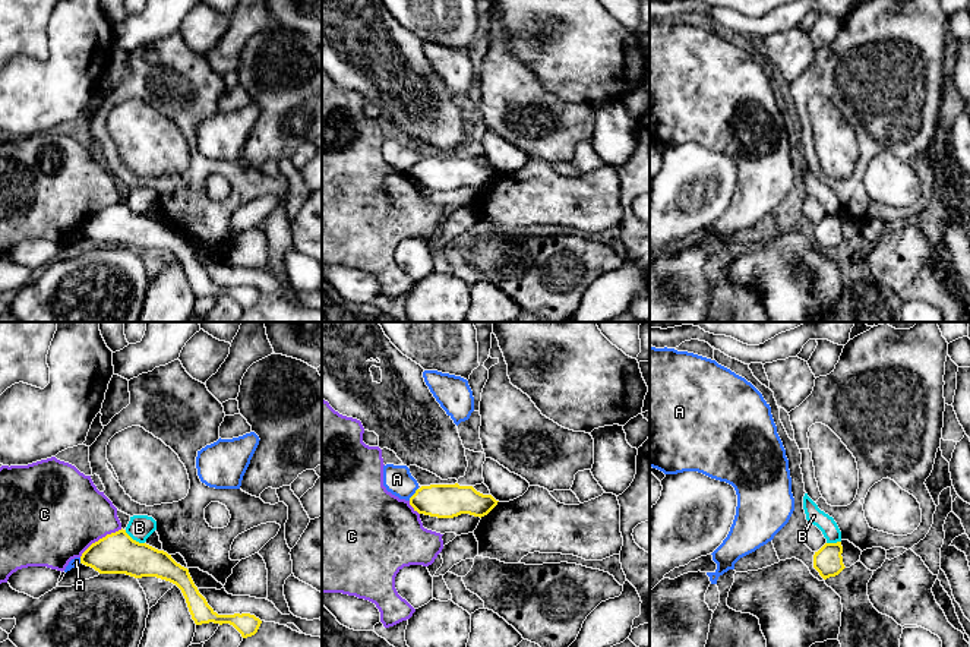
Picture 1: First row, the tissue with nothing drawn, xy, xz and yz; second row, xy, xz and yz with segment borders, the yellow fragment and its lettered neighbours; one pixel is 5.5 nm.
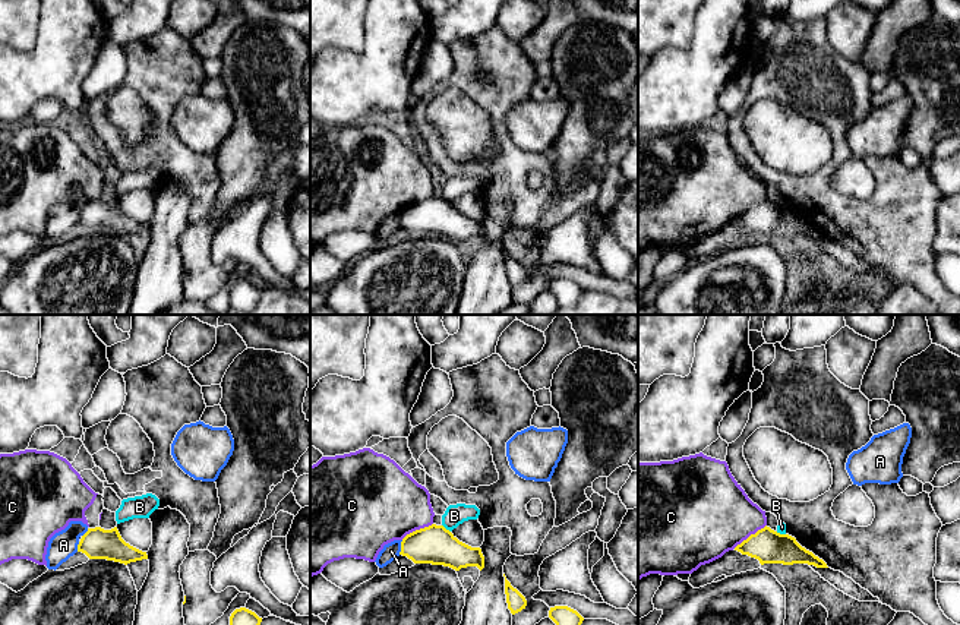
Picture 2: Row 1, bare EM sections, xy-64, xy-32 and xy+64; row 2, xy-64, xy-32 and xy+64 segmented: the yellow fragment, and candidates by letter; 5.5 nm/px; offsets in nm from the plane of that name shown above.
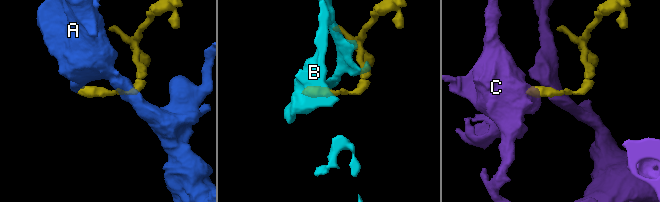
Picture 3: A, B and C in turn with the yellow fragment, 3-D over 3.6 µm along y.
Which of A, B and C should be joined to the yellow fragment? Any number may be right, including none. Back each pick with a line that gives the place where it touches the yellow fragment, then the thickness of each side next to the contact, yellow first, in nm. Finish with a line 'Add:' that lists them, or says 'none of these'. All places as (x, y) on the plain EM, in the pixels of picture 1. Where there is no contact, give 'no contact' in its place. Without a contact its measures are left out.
Add: none of these

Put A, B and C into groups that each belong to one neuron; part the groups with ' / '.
A / B / C

